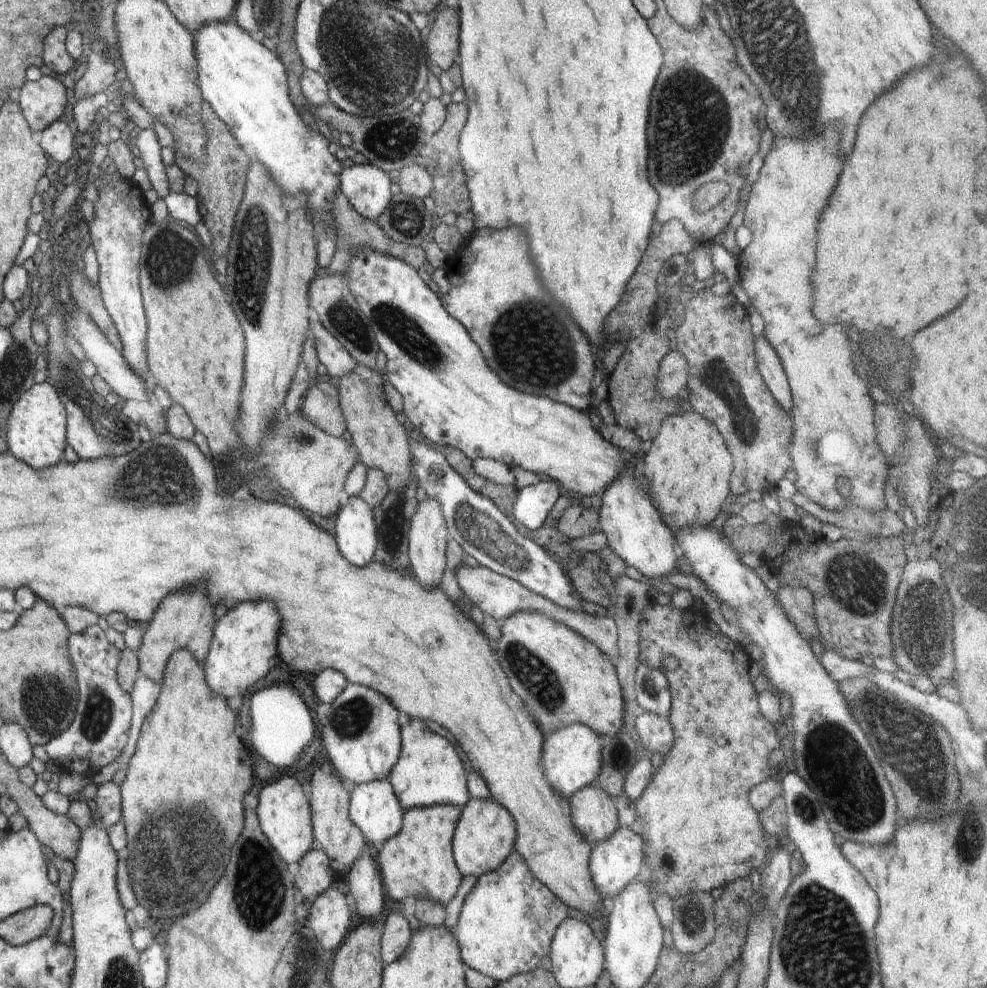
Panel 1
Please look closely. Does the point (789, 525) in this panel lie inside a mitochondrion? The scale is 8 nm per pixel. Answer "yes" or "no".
no

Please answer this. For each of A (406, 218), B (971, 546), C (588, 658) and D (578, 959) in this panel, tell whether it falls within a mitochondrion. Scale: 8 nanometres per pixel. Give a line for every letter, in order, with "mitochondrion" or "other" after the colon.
A: mitochondrion
B: mitochondrion
C: other
D: other

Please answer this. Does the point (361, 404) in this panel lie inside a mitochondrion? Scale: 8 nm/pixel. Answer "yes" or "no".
no

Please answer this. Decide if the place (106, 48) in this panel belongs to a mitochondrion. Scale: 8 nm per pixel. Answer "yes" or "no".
yes

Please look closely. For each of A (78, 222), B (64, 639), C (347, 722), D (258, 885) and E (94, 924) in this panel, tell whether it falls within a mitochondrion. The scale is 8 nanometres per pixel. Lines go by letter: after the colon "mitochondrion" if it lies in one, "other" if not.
A: other
B: other
C: mitochondrion
D: mitochondrion
E: other

